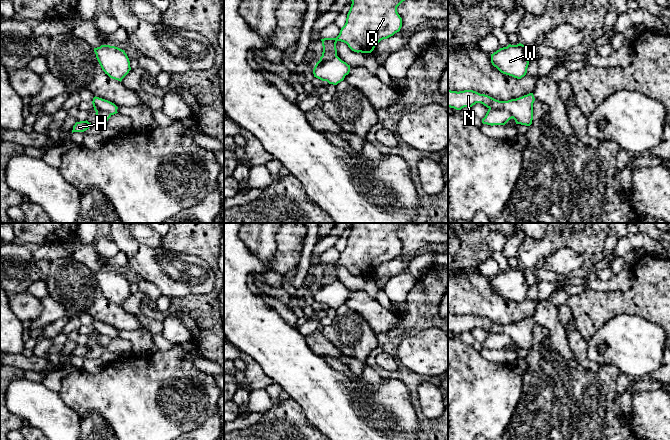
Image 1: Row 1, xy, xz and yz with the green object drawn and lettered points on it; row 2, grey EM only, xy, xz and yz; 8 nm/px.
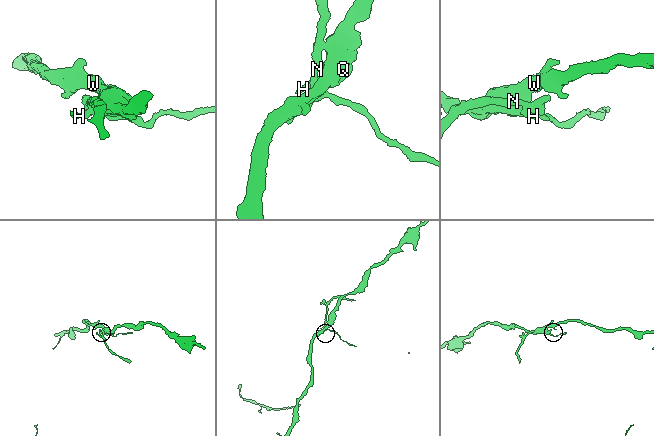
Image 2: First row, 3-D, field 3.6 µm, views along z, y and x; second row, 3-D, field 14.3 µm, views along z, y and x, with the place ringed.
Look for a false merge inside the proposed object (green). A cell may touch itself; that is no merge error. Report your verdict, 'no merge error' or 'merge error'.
merge error

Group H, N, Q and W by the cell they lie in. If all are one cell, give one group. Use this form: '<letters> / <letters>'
H Q W / N

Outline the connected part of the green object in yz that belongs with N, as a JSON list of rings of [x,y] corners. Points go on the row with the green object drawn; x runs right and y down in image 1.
[[[448,90],[448,107],[461,110],[481,103],[492,110],[506,110],[515,120],[516,124],[530,126],[533,120],[533,93],[508,101],[499,101],[488,95],[480,94],[473,90],[451,91]]]

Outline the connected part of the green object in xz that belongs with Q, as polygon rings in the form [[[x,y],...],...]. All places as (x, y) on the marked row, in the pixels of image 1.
[[[351,0],[352,4],[347,14],[346,23],[336,38],[321,39],[323,52],[320,60],[330,60],[337,56],[336,43],[344,42],[354,52],[371,53],[375,46],[383,39],[387,39],[399,32],[402,18],[397,7],[405,0]]]

